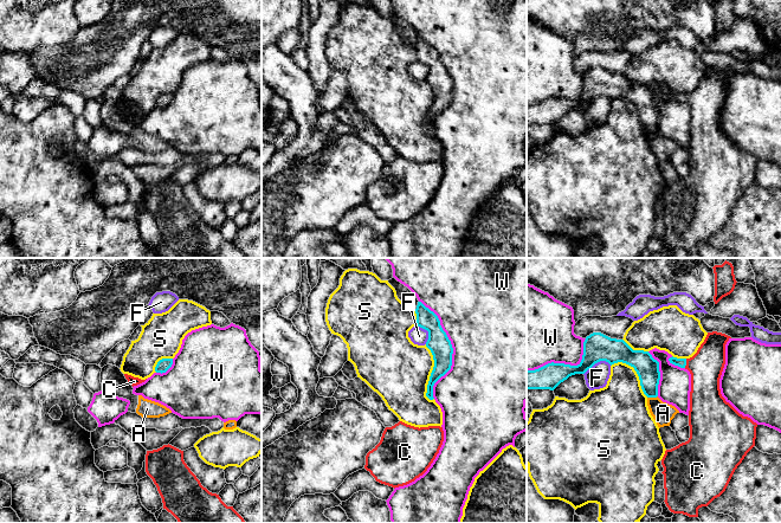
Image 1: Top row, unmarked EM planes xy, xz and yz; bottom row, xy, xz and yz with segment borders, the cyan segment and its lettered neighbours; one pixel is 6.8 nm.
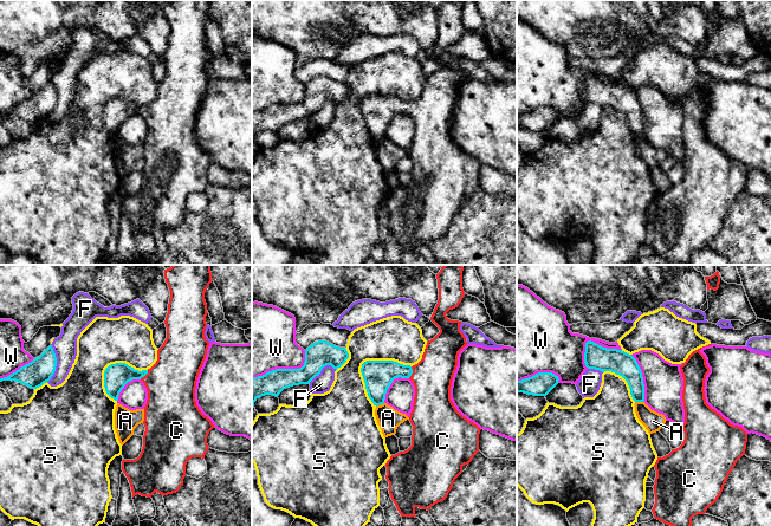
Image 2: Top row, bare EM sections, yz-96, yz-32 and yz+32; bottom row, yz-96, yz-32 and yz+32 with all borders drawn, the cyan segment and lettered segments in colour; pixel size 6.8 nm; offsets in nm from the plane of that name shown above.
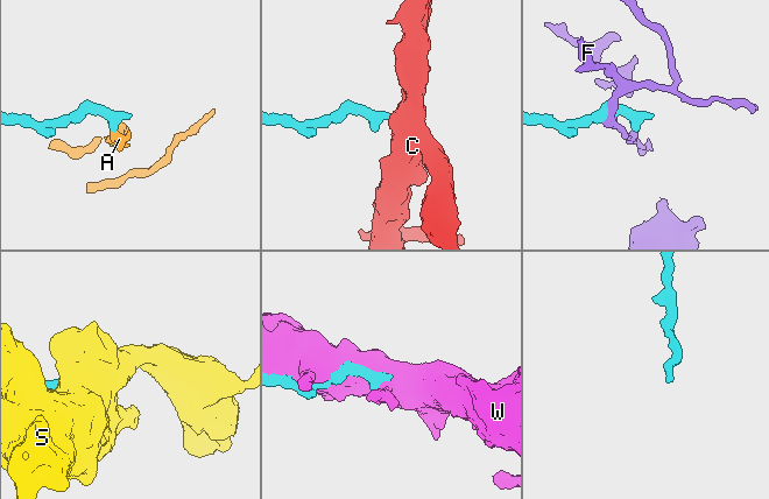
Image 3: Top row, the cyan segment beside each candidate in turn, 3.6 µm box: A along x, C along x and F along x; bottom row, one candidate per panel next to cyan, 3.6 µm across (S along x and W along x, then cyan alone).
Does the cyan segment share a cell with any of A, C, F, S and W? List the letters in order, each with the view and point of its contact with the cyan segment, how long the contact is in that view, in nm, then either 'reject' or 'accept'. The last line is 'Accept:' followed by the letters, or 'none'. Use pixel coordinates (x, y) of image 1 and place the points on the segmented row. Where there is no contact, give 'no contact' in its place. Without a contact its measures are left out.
A: meets cyan in yz at (652, 396); contact 70 nm long; reject
C: meets cyan in yz at (685, 363); contact 70 nm long; accept
F: meets cyan in yz at (596, 362); contact 200 nm long; reject
S: meets cyan in xz at (431, 373); contact 380 nm long; reject
W: meets cyan in xz at (452, 348); contact 650 nm long; reject
Accept: C

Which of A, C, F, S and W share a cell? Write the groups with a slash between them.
A / C / F / S / W

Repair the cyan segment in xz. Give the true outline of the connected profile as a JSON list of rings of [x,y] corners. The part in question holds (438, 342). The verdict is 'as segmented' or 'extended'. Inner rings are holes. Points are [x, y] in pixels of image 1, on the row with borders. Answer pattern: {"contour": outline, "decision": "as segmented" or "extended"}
{"contour": [[[418,302],[415,314],[417,325],[428,331],[426,347],[431,350],[434,360],[434,367],[430,376],[426,393],[426,396],[433,400],[434,383],[451,369],[453,348],[440,325],[438,316],[433,311],[426,308],[421,302]]], "decision": "as segmented"}

